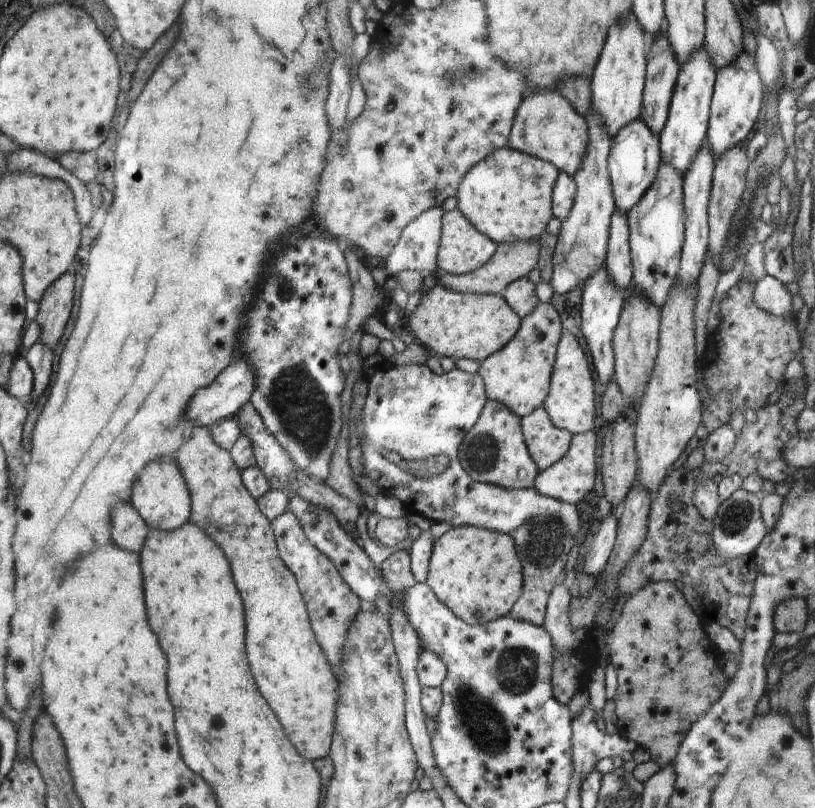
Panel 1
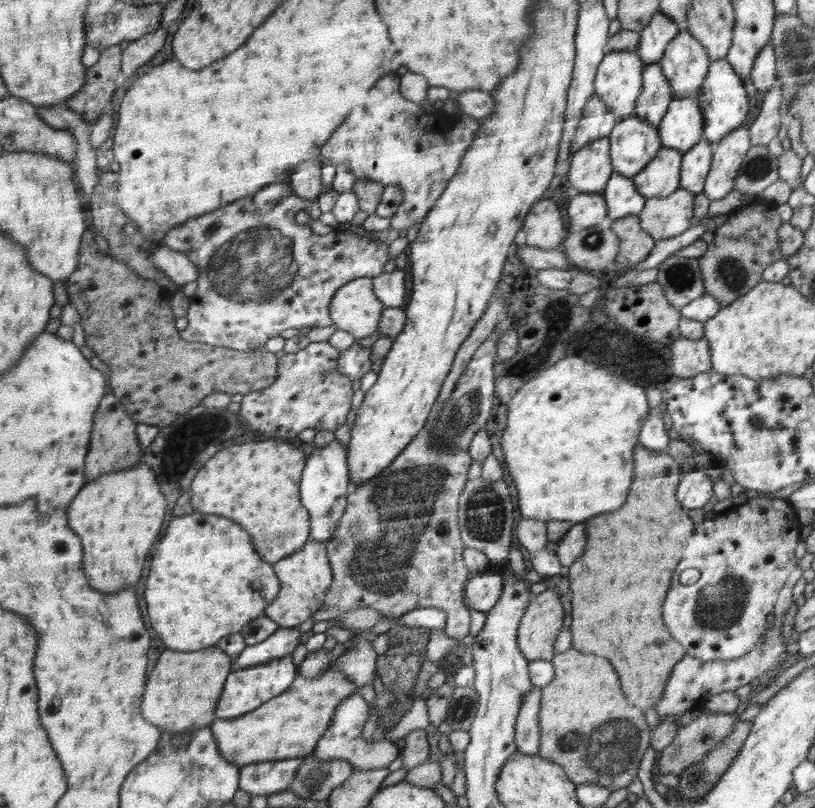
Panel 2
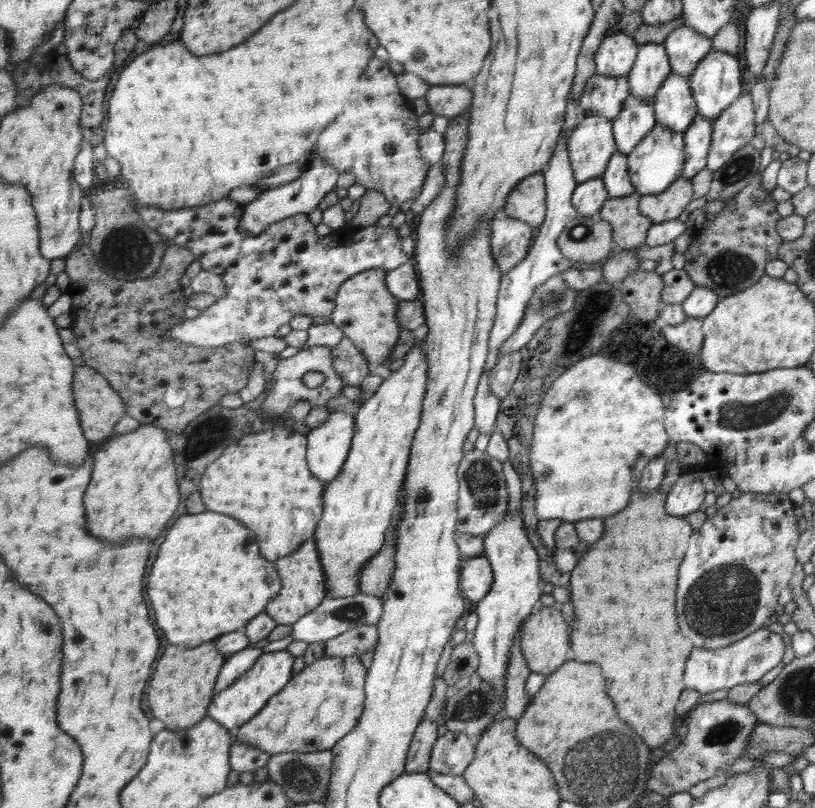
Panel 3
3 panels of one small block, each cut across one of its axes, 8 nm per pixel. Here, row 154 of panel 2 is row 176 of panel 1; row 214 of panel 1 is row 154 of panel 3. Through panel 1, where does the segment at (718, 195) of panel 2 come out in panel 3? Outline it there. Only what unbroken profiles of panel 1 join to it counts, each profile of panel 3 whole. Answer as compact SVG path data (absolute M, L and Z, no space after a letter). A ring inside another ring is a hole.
M739 96L727 110L713 120L711 145L706 168L716 172L740 148L754 138L754 106L750 96Z

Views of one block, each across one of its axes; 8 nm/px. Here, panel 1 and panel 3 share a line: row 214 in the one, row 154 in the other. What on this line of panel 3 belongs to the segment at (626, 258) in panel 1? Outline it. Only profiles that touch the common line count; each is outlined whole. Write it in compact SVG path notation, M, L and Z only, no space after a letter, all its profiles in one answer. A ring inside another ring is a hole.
M618 150L612 155L607 164L607 170L600 178L604 181L611 199L626 198L626 196L632 196L637 192L635 185L631 183L627 155Z

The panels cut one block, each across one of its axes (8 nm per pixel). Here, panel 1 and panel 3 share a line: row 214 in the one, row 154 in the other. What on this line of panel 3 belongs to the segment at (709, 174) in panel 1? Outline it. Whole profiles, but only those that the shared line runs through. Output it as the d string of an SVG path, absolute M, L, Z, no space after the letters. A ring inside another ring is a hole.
M696 115L692 124L683 132L686 137L686 166L682 178L691 180L706 166L712 133L713 121L700 115Z

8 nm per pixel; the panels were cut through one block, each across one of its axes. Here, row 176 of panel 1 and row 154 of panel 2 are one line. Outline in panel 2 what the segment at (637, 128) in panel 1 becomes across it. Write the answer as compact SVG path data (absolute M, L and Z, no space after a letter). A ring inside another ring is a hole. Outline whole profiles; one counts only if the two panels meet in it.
M635 114L621 118L607 137L615 173L636 176L663 146L659 129Z

